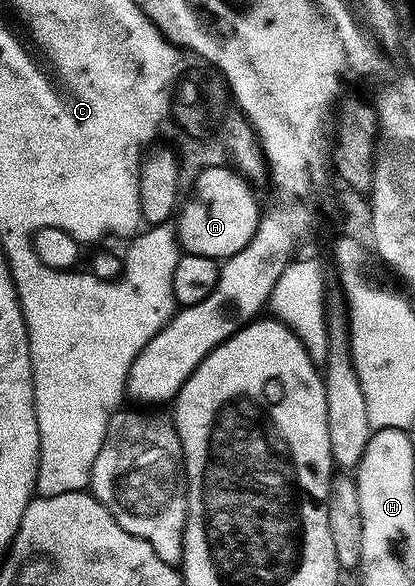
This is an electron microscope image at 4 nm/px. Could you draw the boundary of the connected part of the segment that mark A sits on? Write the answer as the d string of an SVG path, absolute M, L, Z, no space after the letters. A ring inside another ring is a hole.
M225 167L202 170L192 184L193 192L190 193L185 208L183 203L176 216L177 238L180 246L190 255L224 261L243 253L243 249L251 245L257 235L262 208L257 208L256 199L251 197L250 184L237 171Z

